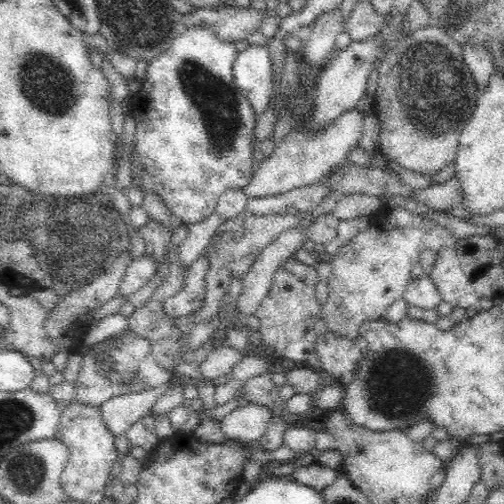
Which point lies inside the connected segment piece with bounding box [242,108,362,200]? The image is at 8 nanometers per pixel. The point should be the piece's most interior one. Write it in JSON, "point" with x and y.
{"point":[298,160]}

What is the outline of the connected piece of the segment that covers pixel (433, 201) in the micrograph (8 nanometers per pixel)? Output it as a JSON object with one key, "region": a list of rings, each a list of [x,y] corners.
{"region":[[[452,177],[445,183],[414,191],[408,198],[414,201],[414,204],[420,203],[427,206],[429,210],[445,212],[450,208],[460,207],[462,195],[460,195],[460,185]]]}

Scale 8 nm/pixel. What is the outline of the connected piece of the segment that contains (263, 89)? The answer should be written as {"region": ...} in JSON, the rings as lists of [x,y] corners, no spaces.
{"region":[[[249,45],[236,55],[233,78],[238,92],[250,101],[255,115],[264,114],[274,94],[275,73],[270,51],[264,45]]]}

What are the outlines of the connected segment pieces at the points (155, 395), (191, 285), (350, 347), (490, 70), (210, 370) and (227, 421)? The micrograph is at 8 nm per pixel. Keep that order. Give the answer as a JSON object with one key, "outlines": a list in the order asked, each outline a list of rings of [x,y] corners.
{"outlines":[[[[173,379],[170,383],[139,393],[128,393],[115,396],[102,404],[101,416],[103,424],[114,436],[126,434],[126,430],[132,424],[141,421],[141,419],[151,412],[152,406],[169,389],[175,388],[175,382],[181,379]]],[[[200,255],[200,258],[186,272],[182,289],[174,294],[172,298],[166,300],[164,309],[172,319],[178,320],[181,317],[194,315],[202,310],[206,294],[207,260],[206,255]]],[[[332,332],[318,338],[314,354],[318,355],[321,372],[327,379],[337,382],[347,381],[362,358],[362,350],[358,346]]],[[[466,45],[463,48],[463,55],[472,76],[474,76],[477,96],[480,96],[486,92],[490,78],[495,74],[496,69],[492,64],[492,57],[484,45]]],[[[225,345],[223,348],[211,352],[196,366],[200,379],[204,382],[212,382],[219,376],[228,375],[233,366],[236,366],[243,357],[249,354],[248,351],[236,352],[232,346]]],[[[249,403],[221,419],[221,431],[224,436],[236,438],[239,442],[258,444],[267,428],[272,426],[272,420],[274,413],[268,408]]]]}

